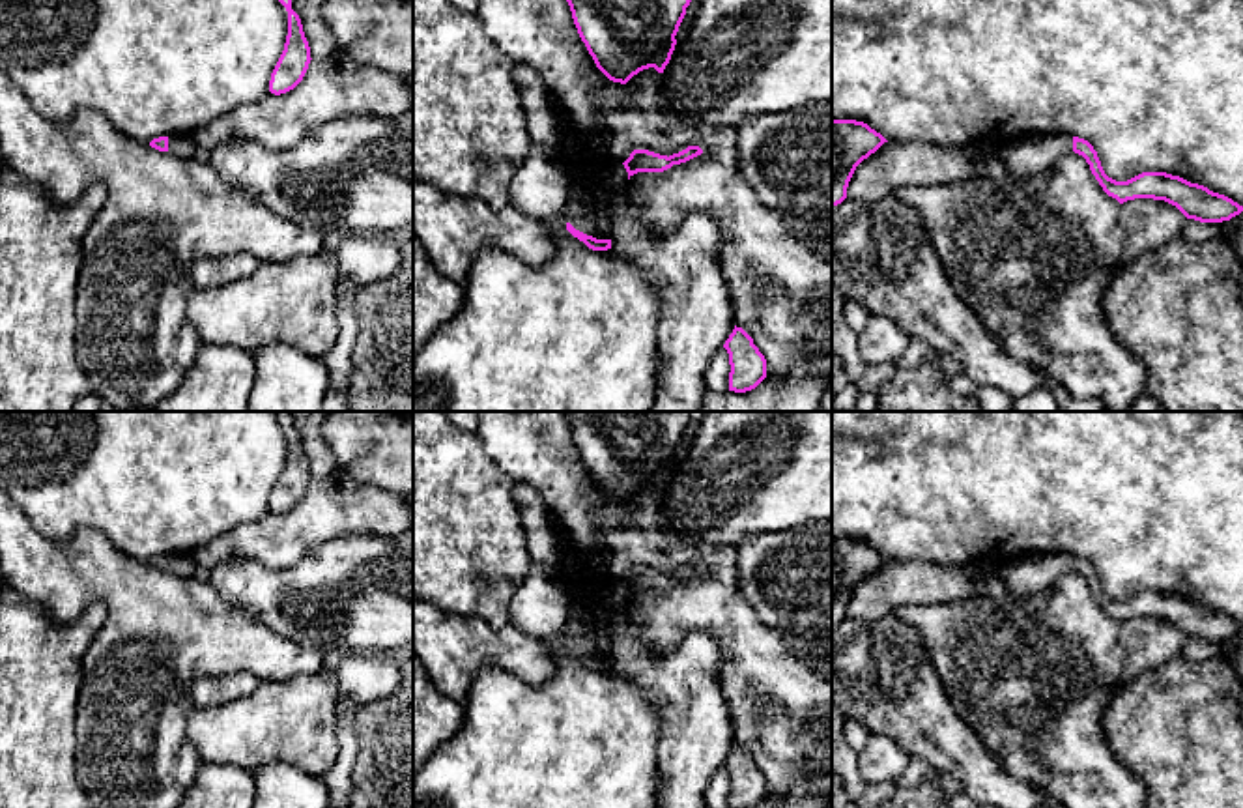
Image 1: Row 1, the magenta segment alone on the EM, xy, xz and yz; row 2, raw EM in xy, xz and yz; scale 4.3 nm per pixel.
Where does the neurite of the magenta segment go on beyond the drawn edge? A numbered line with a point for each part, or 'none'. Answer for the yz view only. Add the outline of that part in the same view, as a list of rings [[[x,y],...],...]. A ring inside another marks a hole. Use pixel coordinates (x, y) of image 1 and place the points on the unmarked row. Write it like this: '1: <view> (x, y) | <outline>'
1: yz (1030, 575) | [[[1052,552],[1024,556],[996,567],[1009,599],[1030,599],[1049,589],[1060,576],[1073,572],[1073,554]]]

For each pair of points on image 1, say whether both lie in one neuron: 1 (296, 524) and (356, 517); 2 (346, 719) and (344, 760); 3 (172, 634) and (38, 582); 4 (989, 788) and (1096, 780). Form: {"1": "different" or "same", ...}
{"1": "same", "2": "same", "3": "same", "4": "different"}

